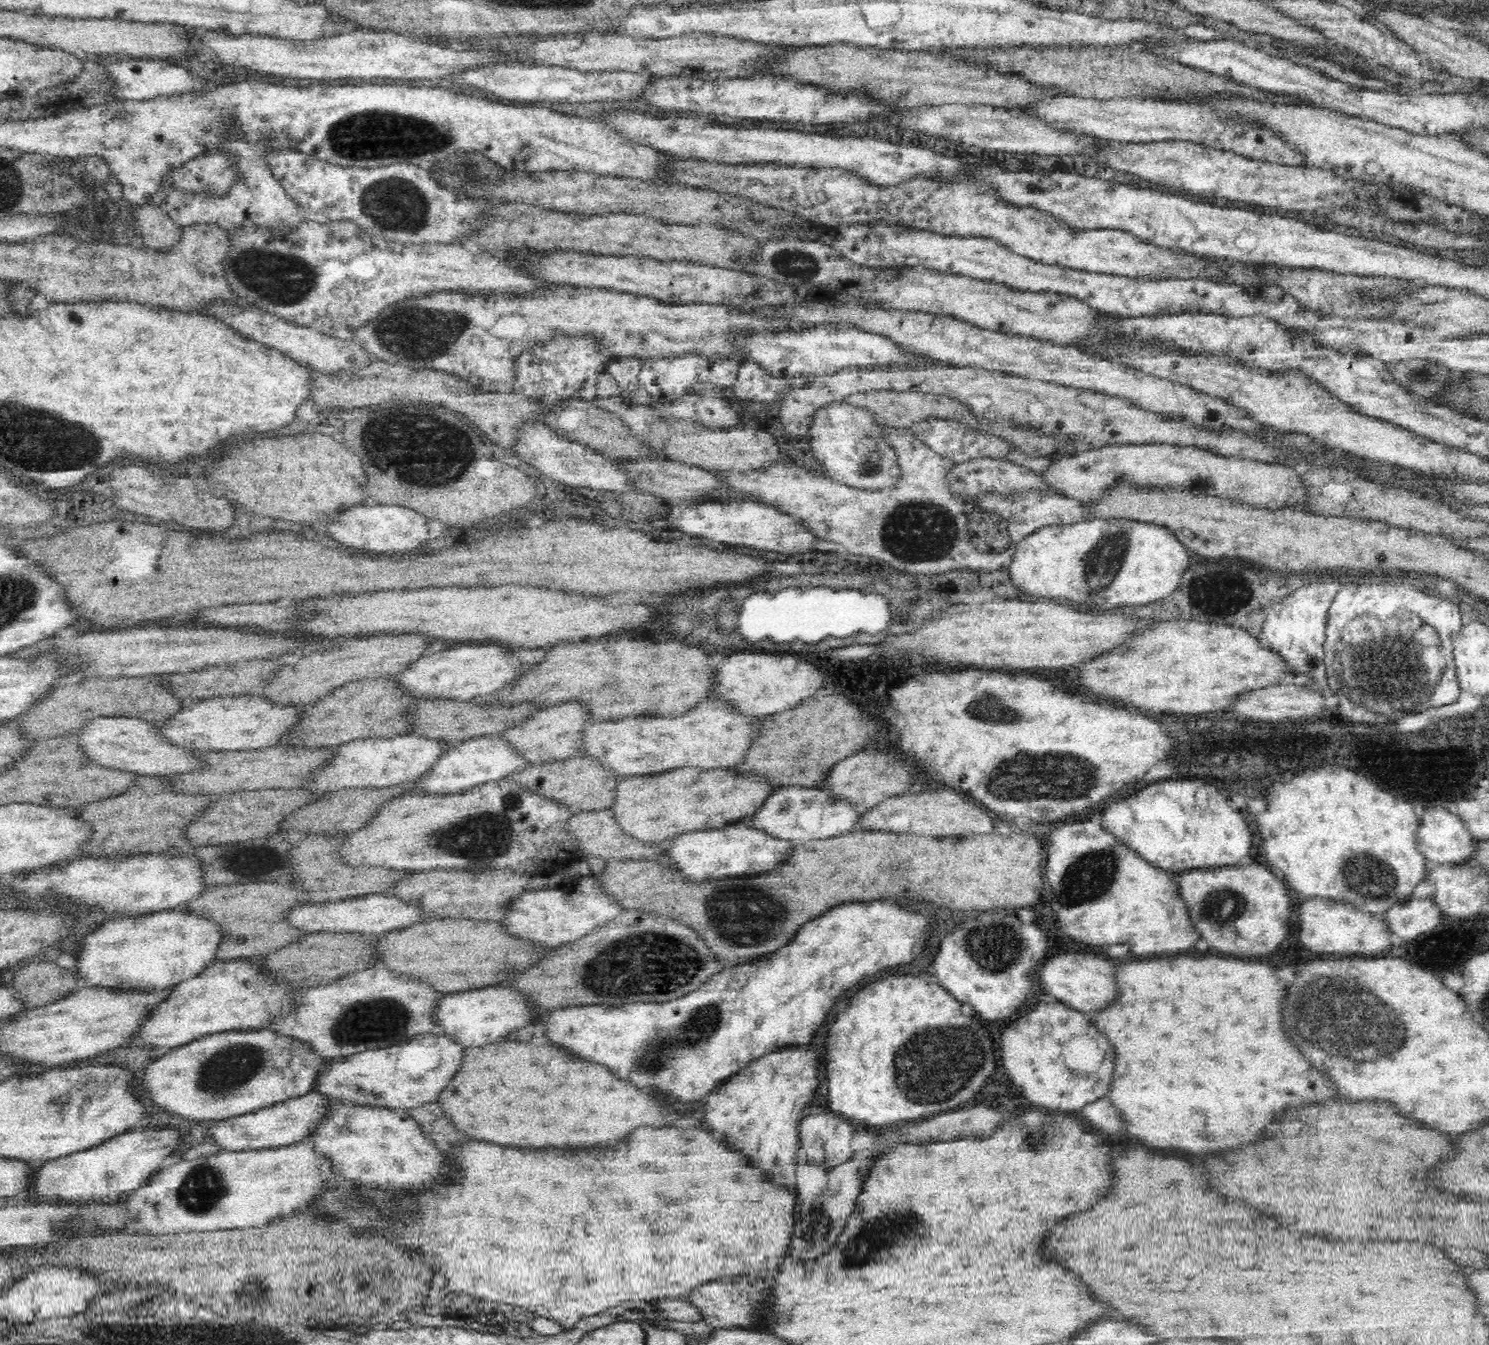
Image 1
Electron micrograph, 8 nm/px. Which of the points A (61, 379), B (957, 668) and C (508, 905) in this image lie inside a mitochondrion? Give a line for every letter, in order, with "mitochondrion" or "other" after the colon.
A: other
B: other
C: other

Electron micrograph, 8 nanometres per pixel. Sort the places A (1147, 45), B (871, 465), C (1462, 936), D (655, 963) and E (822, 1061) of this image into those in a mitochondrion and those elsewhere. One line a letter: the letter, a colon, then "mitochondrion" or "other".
A: other
B: mitochondrion
C: other
D: mitochondrion
E: other

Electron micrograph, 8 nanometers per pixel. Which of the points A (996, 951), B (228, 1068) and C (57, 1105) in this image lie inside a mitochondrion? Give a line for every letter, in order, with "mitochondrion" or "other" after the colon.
A: mitochondrion
B: mitochondrion
C: mitochondrion

